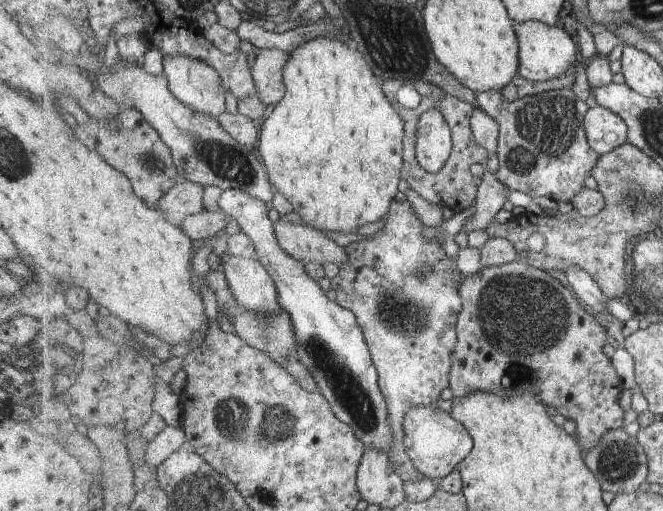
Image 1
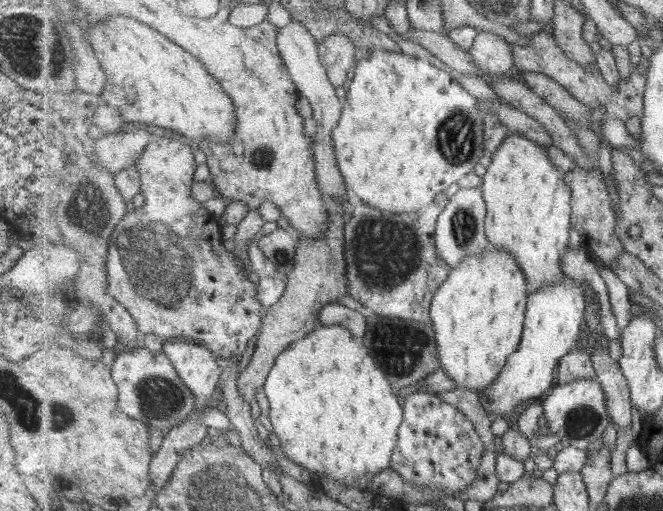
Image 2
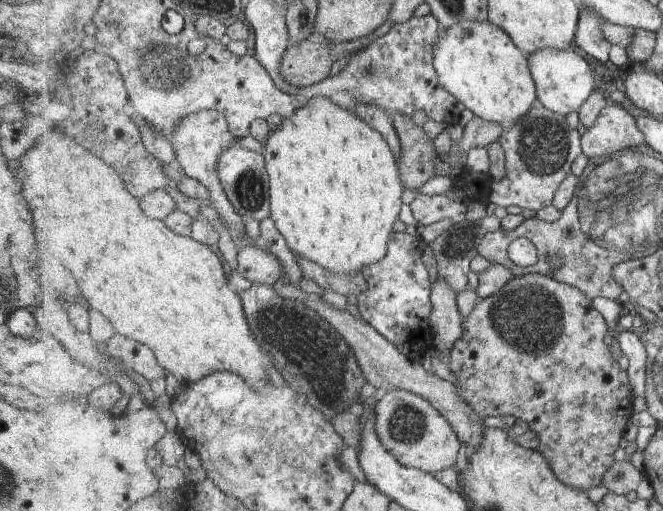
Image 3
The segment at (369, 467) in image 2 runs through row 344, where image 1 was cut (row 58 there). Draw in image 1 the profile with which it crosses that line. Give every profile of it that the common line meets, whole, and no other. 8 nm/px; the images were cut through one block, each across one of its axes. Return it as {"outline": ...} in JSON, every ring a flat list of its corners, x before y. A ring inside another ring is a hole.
{"outline":[[329,35,311,39,291,52,290,61,284,70,286,84,284,99,275,105,272,113,260,124,260,139,256,147,268,169,272,184,293,204,297,214,303,216,307,222,317,226,317,229,320,228,321,231,334,230,341,233,353,233,356,228,367,224,367,222,379,221,390,211,395,194,399,192,399,182,403,178,402,172,404,170,405,121,384,91,383,78,374,70,375,68,371,66,357,47,345,43,343,40]]}

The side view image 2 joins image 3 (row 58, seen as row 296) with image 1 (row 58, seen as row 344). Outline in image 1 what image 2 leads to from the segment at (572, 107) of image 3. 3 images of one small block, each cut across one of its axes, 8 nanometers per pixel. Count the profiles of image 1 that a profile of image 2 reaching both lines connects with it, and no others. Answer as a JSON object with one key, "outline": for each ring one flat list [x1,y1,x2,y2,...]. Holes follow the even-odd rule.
{"outline":[[527,21,515,24,518,43,520,44,519,74,527,80,549,80,563,76,580,60,577,44,563,30,560,24,550,25,541,21]]}

